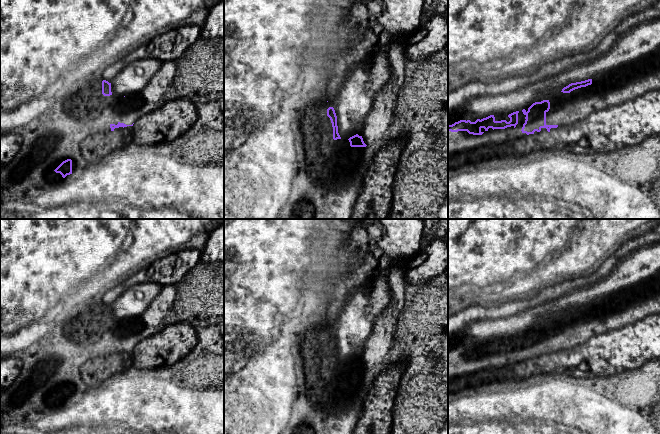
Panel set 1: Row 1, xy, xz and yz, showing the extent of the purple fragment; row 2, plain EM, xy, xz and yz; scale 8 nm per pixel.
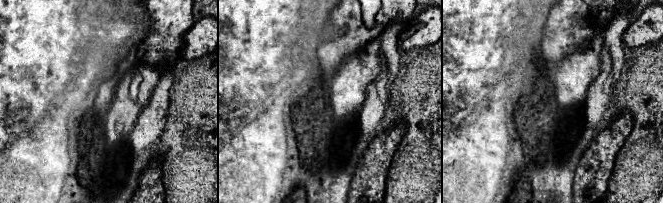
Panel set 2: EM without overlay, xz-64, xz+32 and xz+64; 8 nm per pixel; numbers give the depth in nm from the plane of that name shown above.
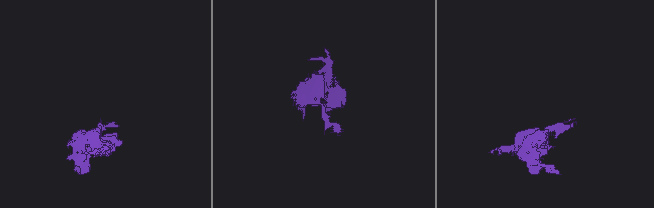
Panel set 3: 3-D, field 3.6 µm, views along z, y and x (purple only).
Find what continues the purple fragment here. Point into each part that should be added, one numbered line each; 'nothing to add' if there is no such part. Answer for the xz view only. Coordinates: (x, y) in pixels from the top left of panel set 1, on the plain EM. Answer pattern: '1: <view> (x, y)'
nothing to add

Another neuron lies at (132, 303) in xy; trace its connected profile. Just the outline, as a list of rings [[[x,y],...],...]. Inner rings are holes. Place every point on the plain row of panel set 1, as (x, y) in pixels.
[[[154,282],[129,287],[112,304],[111,316],[117,317],[119,320],[141,318],[161,290],[162,286]]]

